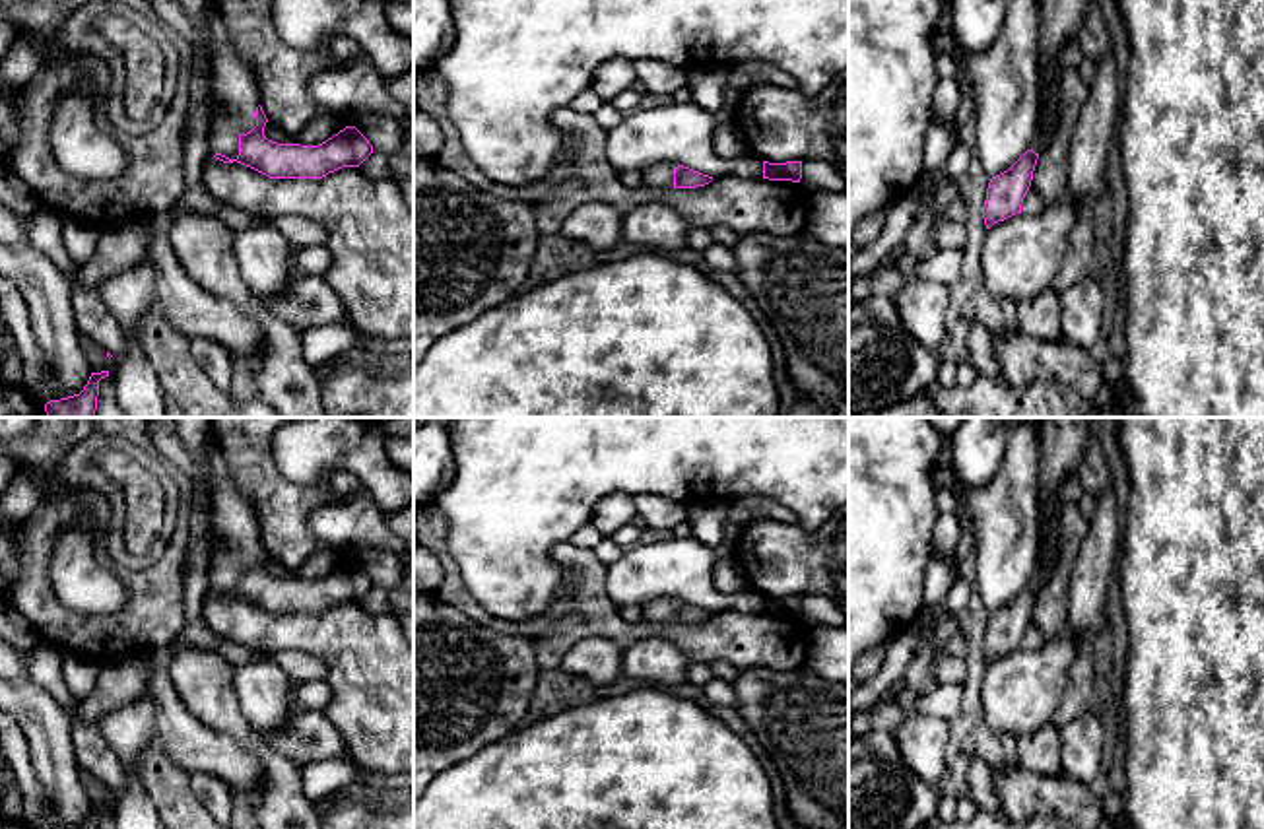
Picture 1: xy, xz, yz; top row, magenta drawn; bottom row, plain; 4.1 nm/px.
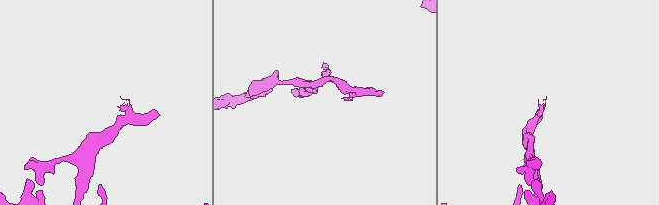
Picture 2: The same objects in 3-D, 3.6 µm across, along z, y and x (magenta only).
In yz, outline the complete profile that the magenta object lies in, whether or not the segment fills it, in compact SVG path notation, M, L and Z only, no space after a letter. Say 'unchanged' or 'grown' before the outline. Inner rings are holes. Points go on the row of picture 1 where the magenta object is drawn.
grown; M1041 0L1039 21L1039 87L1041 95L1052 95L1056 107L1041 116L1039 132L1031 148L1004 173L990 179L982 217L986 229L1015 214L1021 214L1023 198L1031 186L1039 155L1050 142L1060 115L1060 50L1068 39L1076 39L1083 27L1089 0Z

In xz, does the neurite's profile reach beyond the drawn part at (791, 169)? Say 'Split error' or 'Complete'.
Complete

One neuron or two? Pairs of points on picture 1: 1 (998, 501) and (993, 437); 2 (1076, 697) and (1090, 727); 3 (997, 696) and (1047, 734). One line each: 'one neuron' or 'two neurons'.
1: two neurons
2: two neurons
3: two neurons

